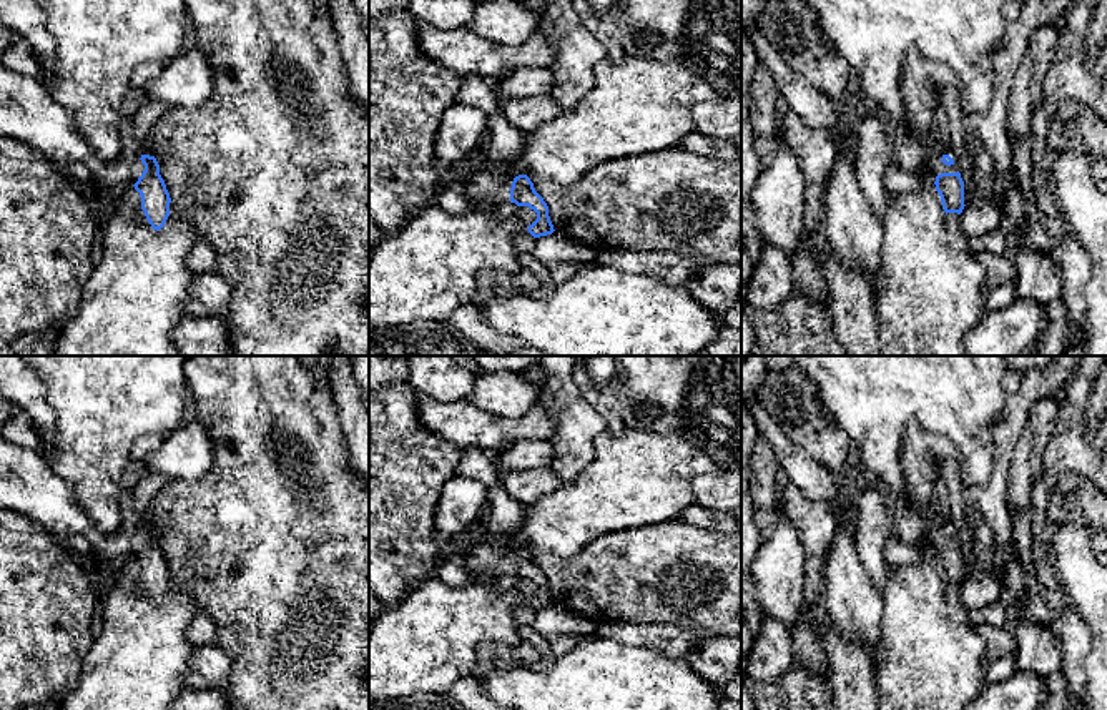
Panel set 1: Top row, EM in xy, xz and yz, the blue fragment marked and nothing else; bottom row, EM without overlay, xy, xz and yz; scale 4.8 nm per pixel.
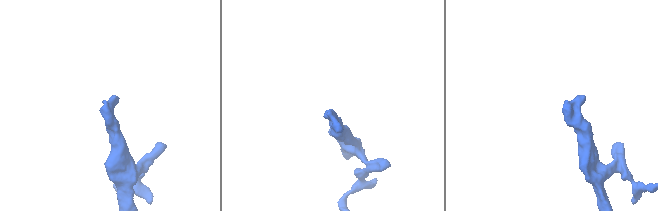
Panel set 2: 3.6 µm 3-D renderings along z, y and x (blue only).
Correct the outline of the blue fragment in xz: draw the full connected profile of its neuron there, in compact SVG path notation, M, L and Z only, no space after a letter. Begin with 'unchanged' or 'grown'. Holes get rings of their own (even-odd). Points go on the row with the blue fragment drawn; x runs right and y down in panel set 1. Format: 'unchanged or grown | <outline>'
grown | M485 165L469 176L464 191L472 203L499 206L512 201L517 206L529 206L537 213L537 219L527 228L534 238L555 231L549 206L527 175L512 176L507 168L495 170Z

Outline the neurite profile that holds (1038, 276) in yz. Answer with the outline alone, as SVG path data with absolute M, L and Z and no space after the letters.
M1016 241L1012 263L1017 268L1016 298L1034 299L1046 306L1062 296L1060 271L1047 254Z

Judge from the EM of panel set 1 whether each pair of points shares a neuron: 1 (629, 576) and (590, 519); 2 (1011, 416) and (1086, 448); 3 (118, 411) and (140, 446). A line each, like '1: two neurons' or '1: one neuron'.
1: two neurons
2: two neurons
3: two neurons

